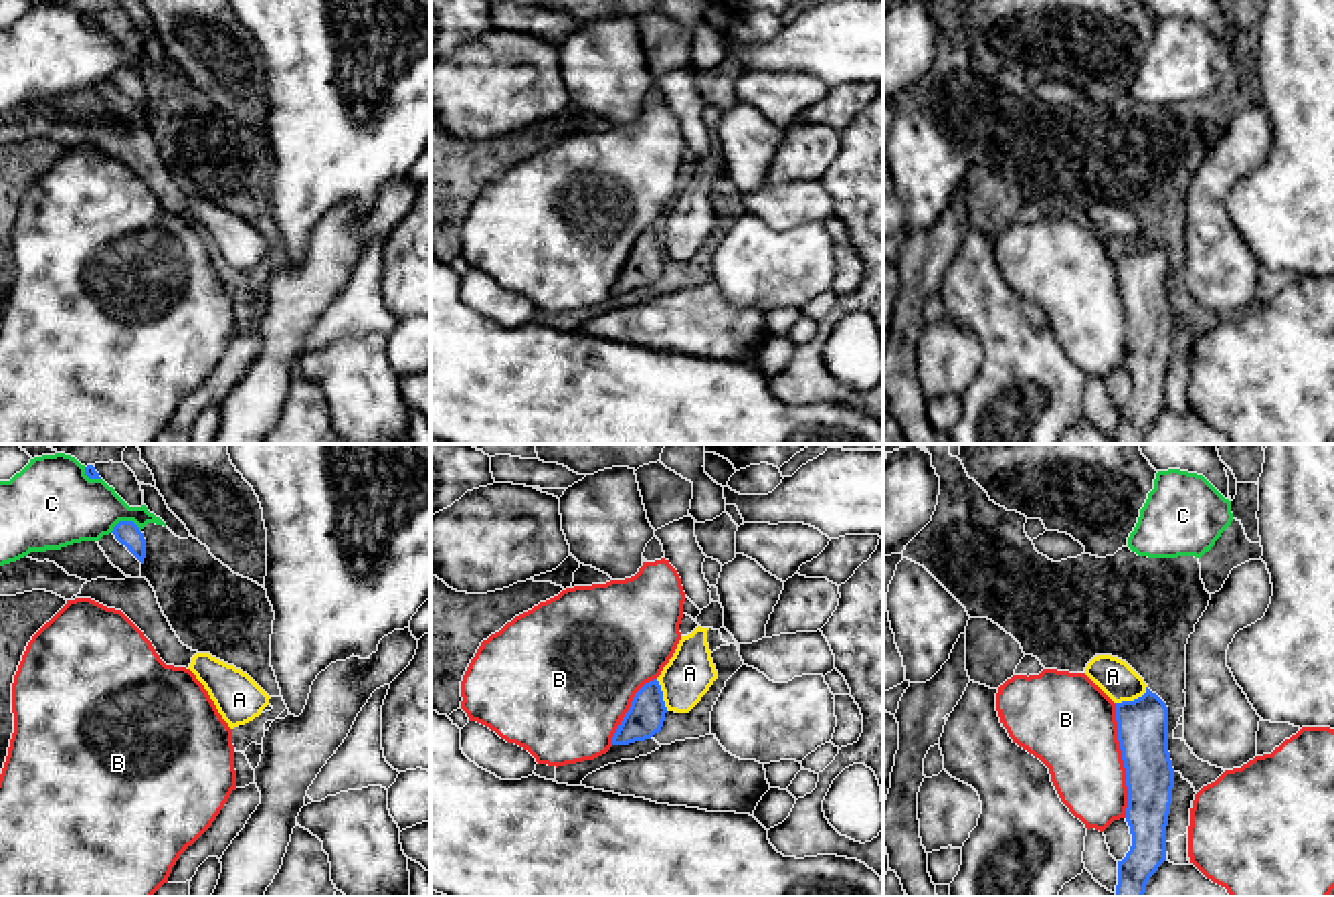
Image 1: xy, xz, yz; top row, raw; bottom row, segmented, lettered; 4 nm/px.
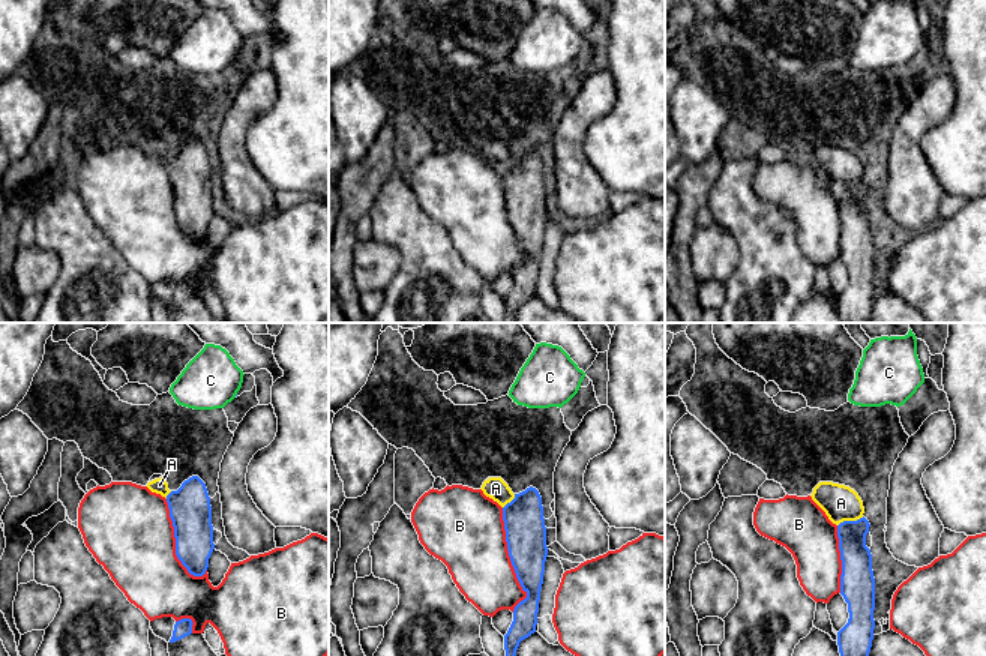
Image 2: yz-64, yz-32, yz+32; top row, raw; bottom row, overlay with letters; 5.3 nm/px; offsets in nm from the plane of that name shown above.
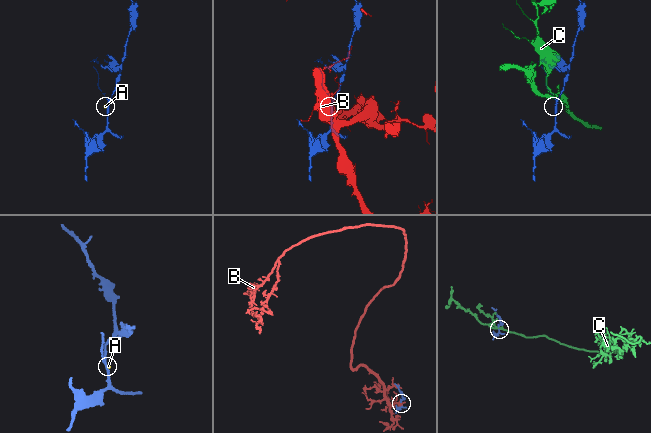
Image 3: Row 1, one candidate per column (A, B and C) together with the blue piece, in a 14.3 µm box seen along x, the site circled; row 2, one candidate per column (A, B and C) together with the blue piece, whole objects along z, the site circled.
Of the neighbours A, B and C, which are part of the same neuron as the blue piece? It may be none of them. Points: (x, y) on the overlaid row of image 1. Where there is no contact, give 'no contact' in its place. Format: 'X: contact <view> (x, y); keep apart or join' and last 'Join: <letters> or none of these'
A: contact yz (1134, 700); keep apart
B: contact yz (1122, 758); keep apart
C: contact xy (124, 522); keep apart
Join: none of these

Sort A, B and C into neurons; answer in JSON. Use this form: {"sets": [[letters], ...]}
{"sets": [["A"], ["B"], ["C"]]}

